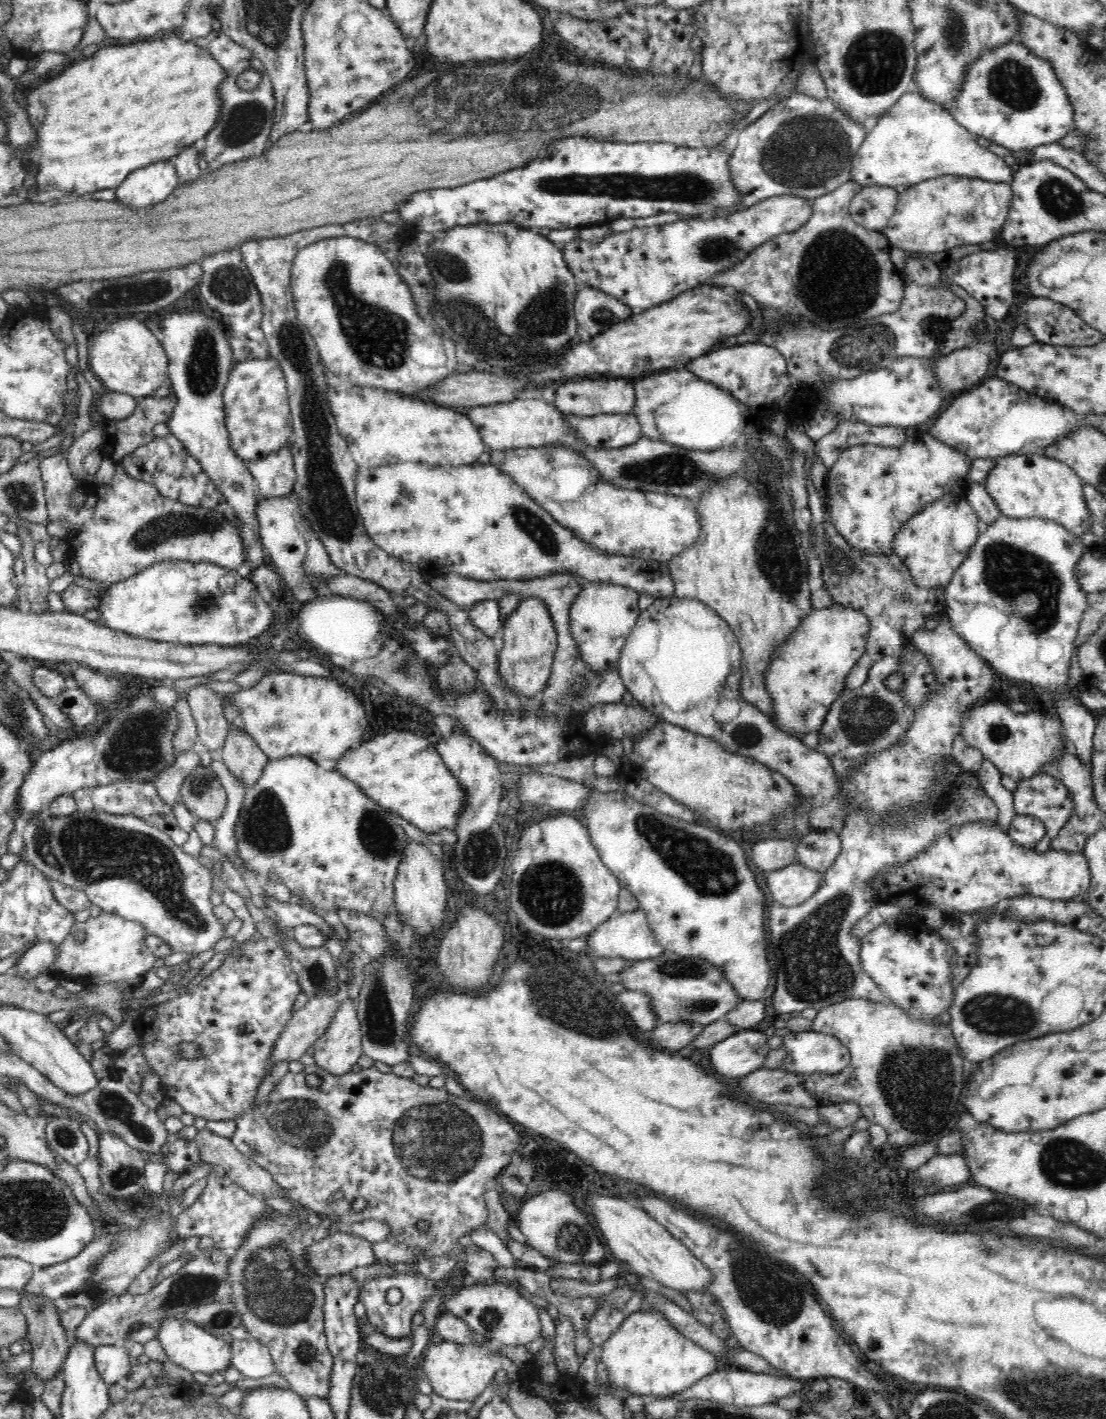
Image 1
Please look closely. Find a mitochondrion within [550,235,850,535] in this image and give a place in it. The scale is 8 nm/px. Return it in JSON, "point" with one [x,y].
{"point":[674,469]}

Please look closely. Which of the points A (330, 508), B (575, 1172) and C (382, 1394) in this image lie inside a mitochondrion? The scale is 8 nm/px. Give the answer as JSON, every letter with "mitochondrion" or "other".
{"A":"mitochondrion","B":"other","C":"mitochondrion"}

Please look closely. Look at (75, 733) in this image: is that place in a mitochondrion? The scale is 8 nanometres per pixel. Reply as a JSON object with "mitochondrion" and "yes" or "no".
{"mitochondrion":"no"}

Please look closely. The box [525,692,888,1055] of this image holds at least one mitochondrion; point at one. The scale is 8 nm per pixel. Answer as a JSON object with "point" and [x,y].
{"point":[814,969]}

